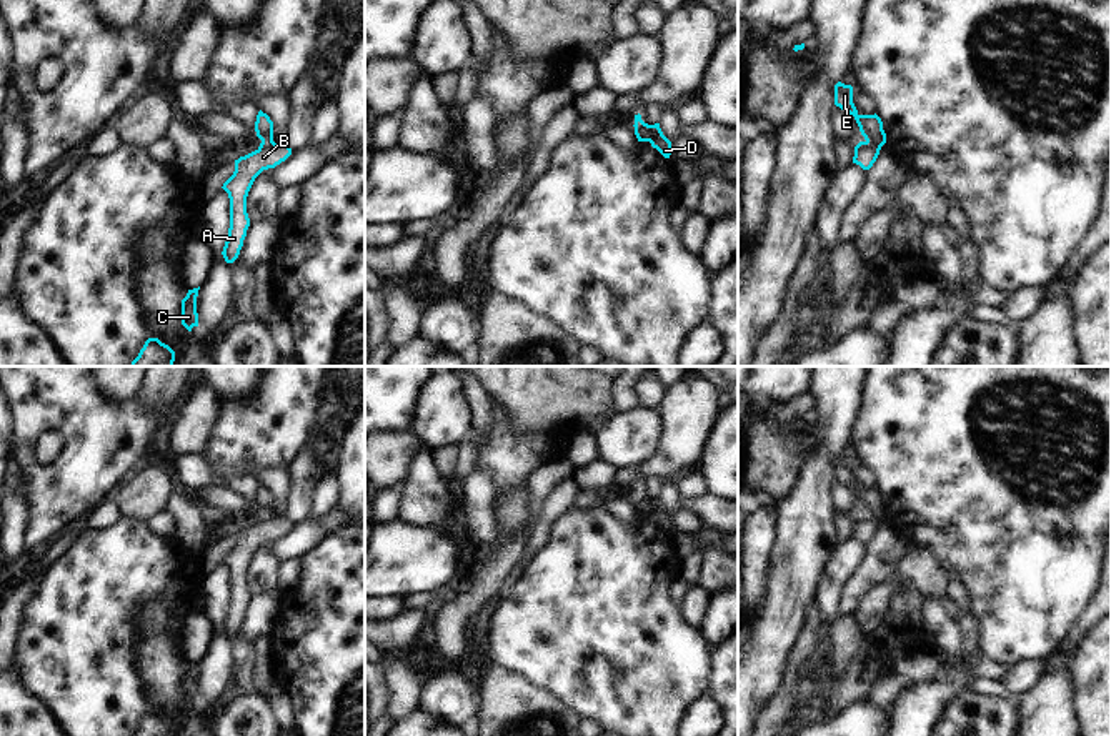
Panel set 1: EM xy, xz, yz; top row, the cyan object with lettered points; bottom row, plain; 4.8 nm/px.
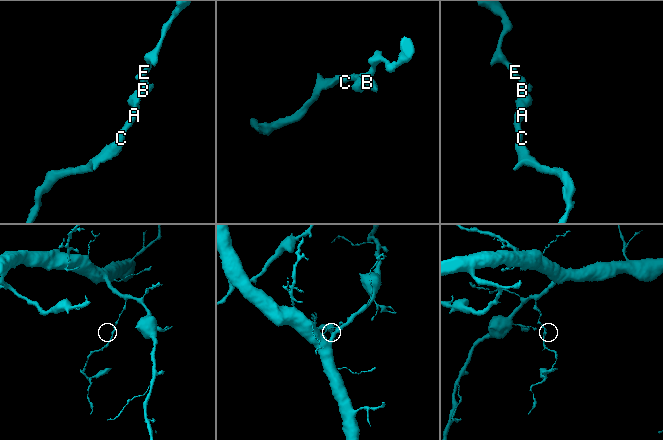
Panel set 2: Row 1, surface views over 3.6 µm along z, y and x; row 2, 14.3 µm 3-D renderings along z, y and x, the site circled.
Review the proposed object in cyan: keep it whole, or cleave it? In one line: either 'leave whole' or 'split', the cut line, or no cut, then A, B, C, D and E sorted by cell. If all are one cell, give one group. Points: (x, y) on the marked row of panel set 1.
split | xz (635, 124), (643, 124), (652, 137) | A B C D / E

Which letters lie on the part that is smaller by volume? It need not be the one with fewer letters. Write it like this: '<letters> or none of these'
A, B, C, D

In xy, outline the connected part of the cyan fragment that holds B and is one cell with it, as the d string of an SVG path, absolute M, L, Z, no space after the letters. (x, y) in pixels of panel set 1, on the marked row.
M262 142L255 152L235 160L235 172L222 186L230 198L230 228L222 251L227 263L233 263L243 246L243 240L250 226L247 196L255 178L263 170L275 168L290 155L291 148L286 142Z

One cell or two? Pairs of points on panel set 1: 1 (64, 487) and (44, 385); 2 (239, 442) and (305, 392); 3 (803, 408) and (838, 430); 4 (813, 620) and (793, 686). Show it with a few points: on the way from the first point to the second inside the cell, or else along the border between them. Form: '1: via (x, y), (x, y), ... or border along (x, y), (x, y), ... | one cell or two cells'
1: via (74, 462), (74, 415), (69, 410) | one cell
2: via (255, 430), (288, 402) | one cell
3: border along (808, 388), (817, 402), (815, 408) | two cells
4: via (808, 636), (793, 661), (793, 670) | one cell

